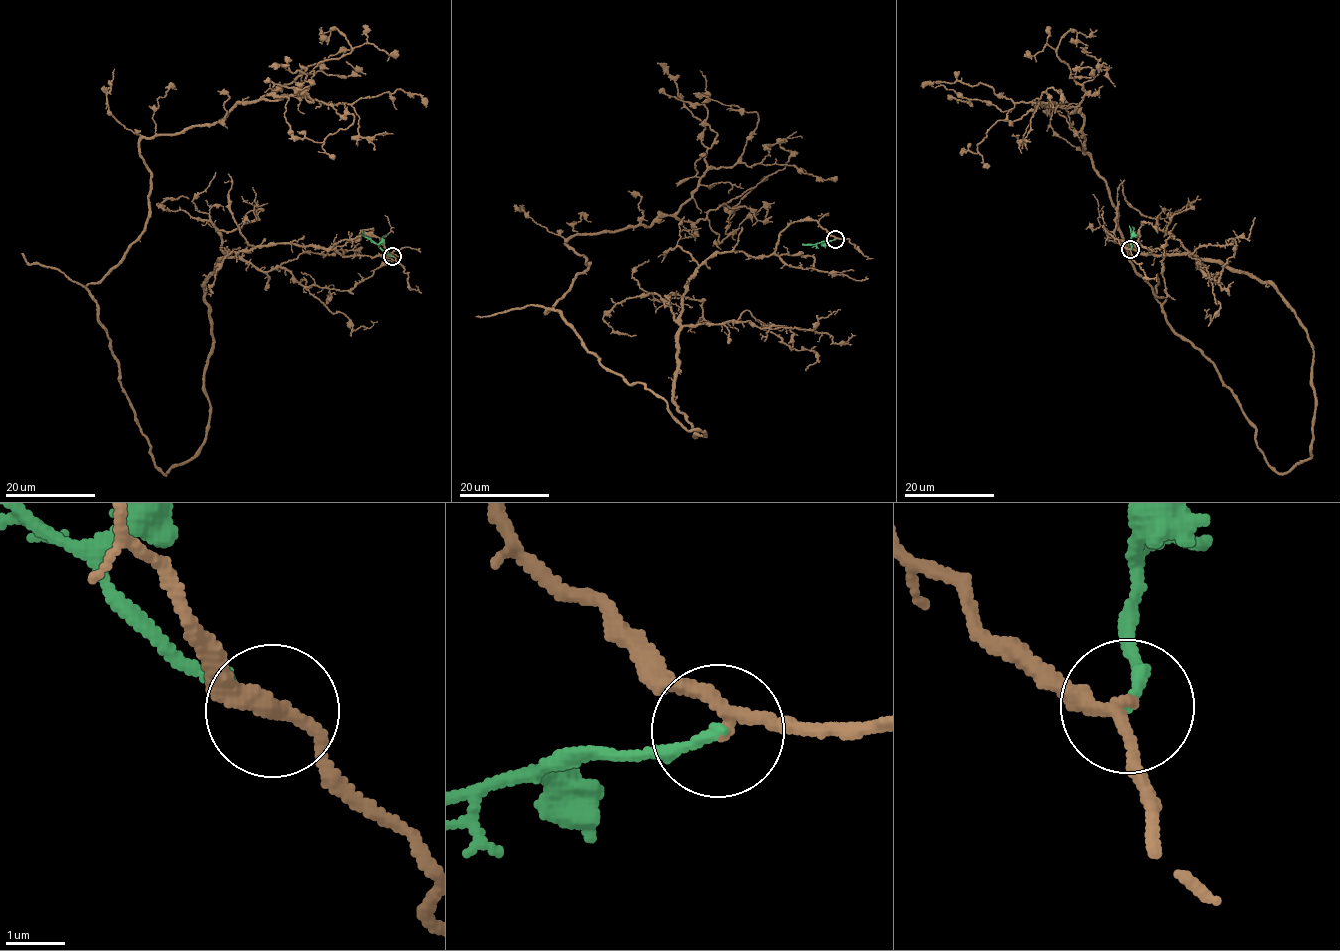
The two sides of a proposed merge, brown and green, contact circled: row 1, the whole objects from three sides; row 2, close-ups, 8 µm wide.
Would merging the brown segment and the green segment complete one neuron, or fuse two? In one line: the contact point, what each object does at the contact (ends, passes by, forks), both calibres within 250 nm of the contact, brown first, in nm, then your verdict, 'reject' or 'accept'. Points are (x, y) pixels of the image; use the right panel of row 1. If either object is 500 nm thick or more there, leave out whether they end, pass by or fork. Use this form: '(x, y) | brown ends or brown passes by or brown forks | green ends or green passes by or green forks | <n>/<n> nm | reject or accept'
(1130, 249) | brown passes by | green ends | 170/170 nm | reject

